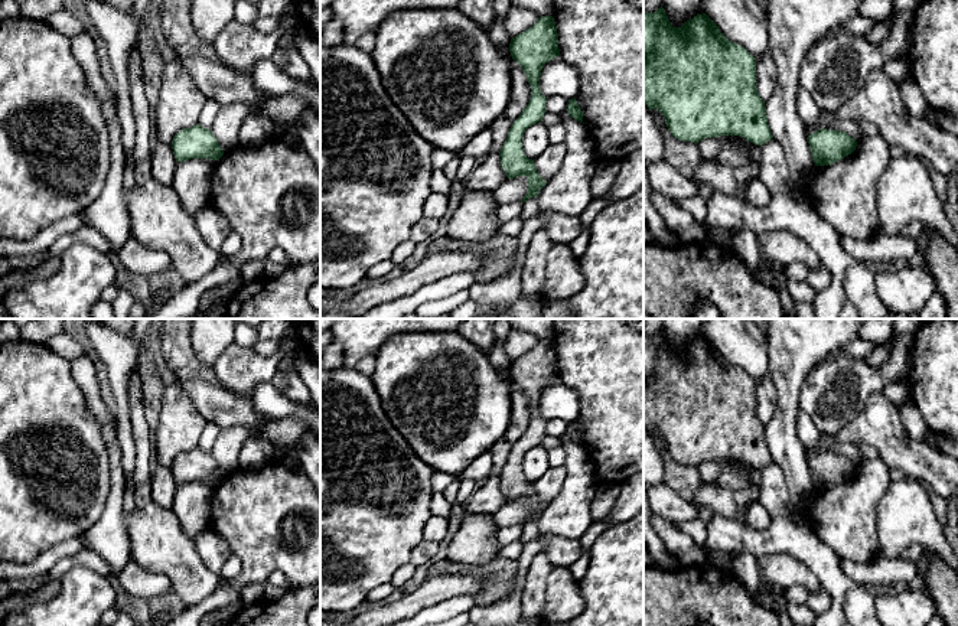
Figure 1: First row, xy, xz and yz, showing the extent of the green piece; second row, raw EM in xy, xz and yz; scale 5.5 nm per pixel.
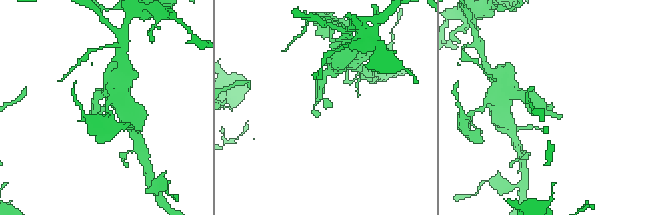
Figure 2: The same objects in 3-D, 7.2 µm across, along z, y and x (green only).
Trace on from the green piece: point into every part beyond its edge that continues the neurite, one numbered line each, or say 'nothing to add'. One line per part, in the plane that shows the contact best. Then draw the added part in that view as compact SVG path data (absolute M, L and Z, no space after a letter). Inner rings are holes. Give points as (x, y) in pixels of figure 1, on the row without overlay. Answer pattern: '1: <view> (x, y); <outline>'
nothing to add

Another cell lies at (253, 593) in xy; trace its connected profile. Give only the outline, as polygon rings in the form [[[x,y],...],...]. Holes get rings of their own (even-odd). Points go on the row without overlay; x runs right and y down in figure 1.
[[[254,583],[248,584],[241,590],[241,601],[244,606],[257,604],[264,600],[264,588],[263,584]]]

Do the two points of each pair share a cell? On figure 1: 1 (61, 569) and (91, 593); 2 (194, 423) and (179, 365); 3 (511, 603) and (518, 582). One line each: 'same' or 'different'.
1: different
2: different
3: same

